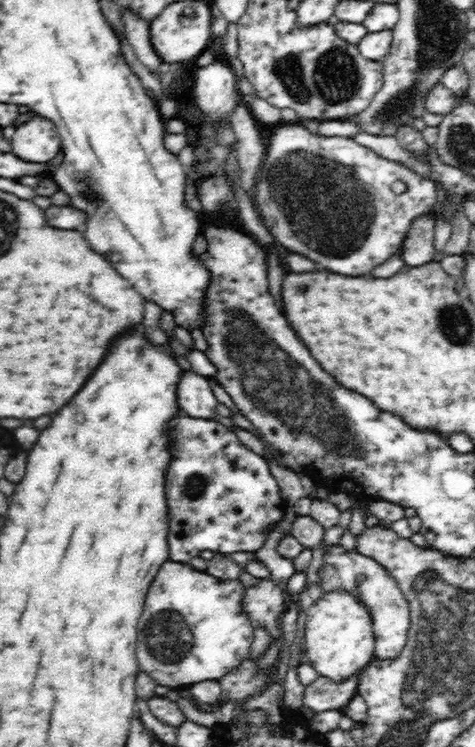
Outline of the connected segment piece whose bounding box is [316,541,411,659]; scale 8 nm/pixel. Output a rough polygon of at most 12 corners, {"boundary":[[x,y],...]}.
{"boundary":[[322,541],[317,585],[355,594],[370,613],[375,659],[405,649],[411,612],[373,558]]}

